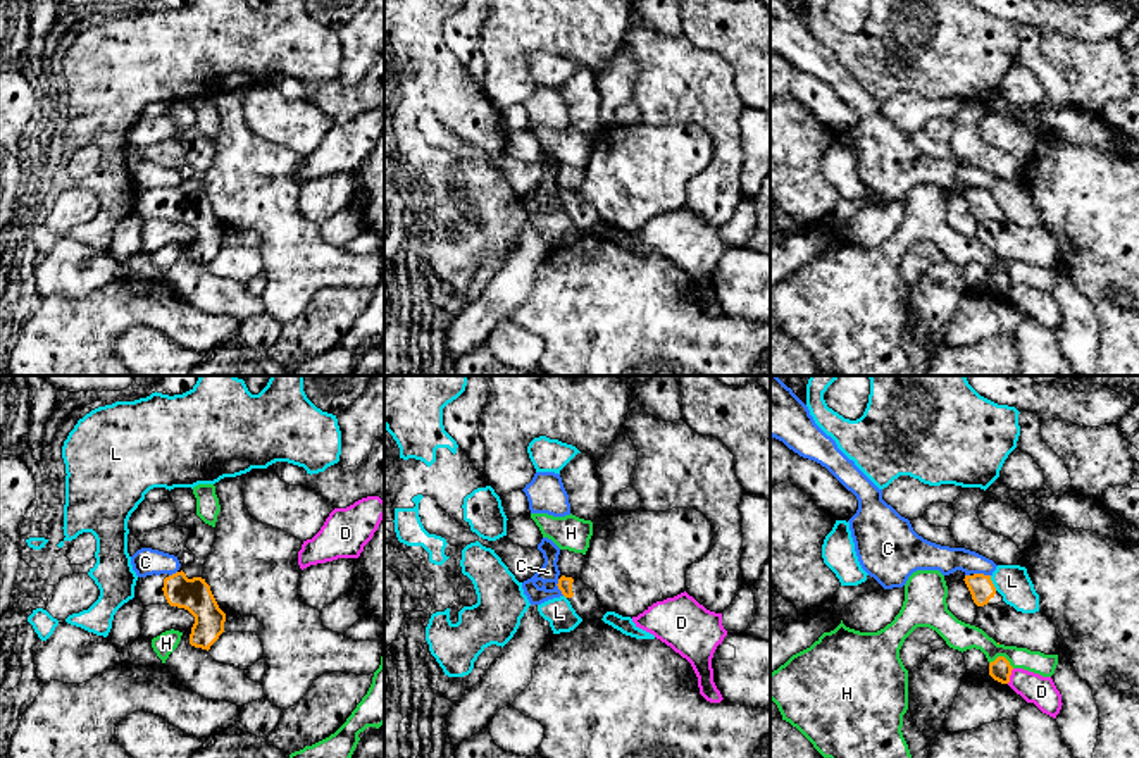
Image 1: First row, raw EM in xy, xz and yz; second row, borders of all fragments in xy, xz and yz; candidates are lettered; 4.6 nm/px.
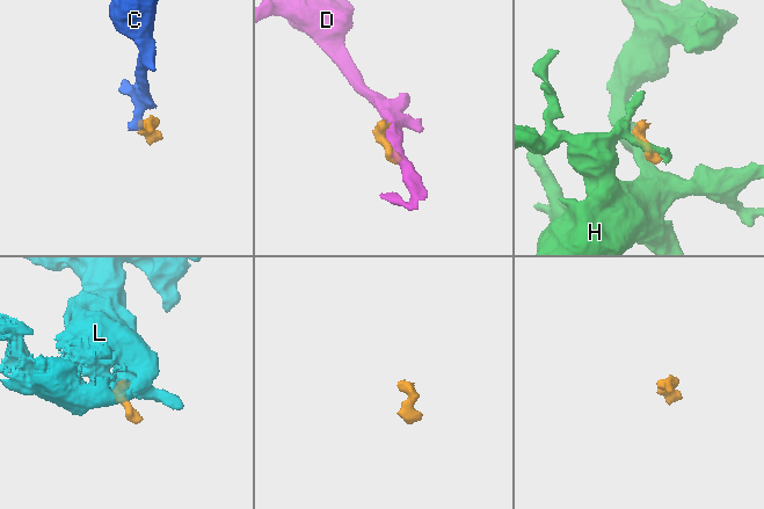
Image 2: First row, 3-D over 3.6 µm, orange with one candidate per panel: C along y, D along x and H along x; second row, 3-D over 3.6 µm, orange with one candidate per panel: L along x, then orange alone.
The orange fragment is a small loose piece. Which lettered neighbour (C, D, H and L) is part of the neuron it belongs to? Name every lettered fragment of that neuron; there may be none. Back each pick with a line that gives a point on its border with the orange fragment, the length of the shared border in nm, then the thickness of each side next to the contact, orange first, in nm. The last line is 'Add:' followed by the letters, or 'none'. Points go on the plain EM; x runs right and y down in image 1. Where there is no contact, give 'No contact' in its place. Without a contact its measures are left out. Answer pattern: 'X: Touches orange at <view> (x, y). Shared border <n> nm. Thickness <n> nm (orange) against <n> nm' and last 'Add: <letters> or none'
Add: none

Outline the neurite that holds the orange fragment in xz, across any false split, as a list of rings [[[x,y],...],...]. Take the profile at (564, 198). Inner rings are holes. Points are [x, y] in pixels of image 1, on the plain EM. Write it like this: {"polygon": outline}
{"polygon": [[[560,188],[557,200],[582,234],[600,234],[607,227],[596,207],[581,191],[572,193]]]}

